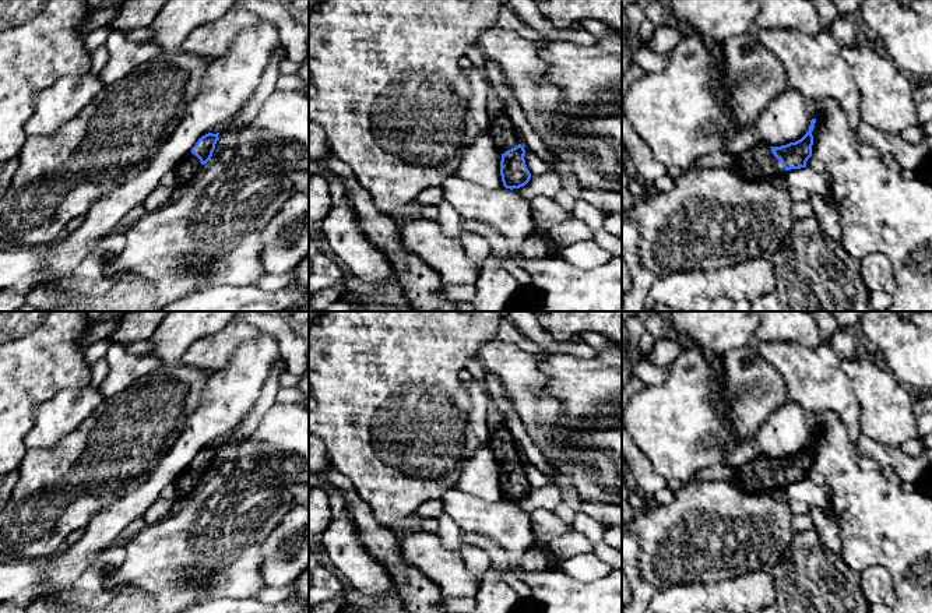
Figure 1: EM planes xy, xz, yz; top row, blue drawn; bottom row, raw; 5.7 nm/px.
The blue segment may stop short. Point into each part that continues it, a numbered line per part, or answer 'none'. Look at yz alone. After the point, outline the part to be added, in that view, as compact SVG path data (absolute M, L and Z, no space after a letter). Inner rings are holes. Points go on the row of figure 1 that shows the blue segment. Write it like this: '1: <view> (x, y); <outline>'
1: yz (758, 162); M757 142L753 148L739 155L734 166L749 180L782 177L787 172L781 161L771 152L771 148L763 142Z

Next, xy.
1: xy (187, 168); M189 152L182 161L180 163L176 166L176 169L173 170L175 175L177 176L179 182L182 184L184 184L186 182L189 182L190 179L193 179L196 176L196 173L203 168L200 159Z

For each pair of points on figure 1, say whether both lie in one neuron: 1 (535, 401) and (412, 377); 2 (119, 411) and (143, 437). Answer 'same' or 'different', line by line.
1: different
2: same

